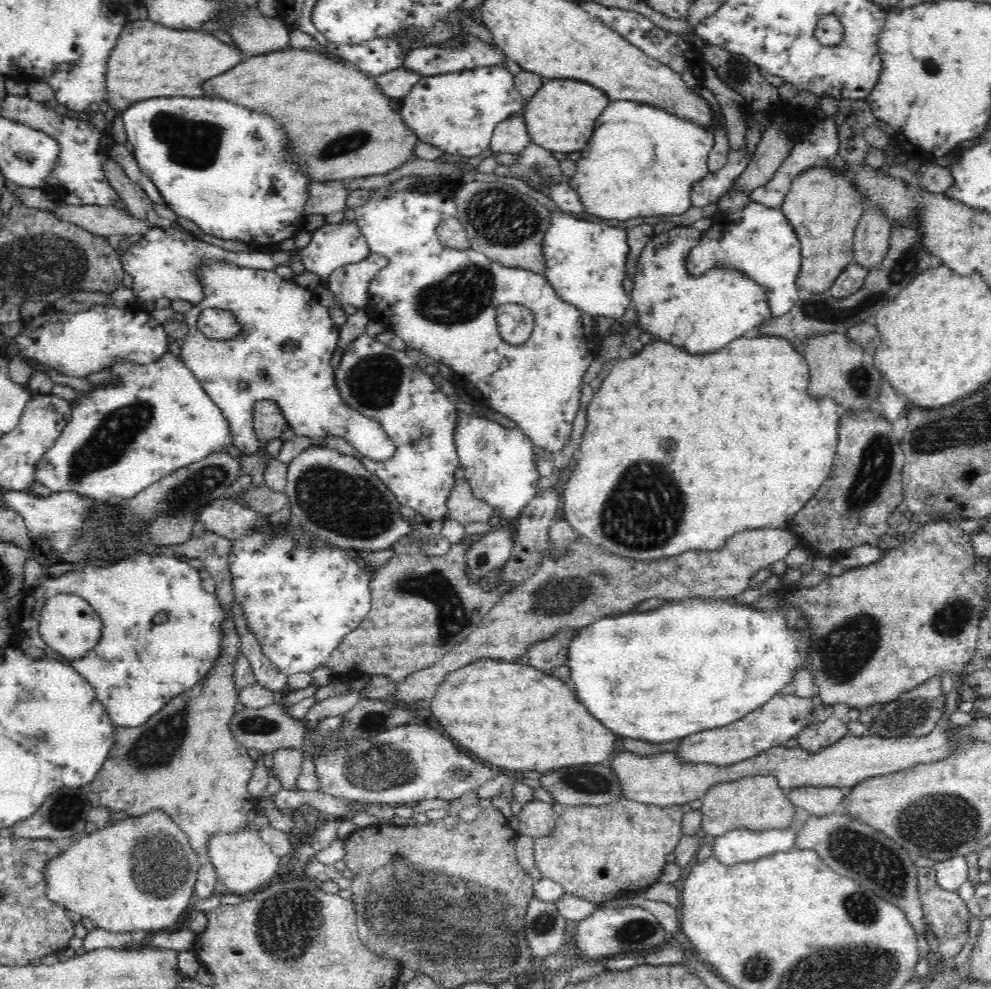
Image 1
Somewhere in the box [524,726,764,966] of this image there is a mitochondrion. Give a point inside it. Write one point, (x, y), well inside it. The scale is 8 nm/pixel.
(581, 780)

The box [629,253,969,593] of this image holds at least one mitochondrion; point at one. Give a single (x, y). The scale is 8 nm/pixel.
(872, 472)

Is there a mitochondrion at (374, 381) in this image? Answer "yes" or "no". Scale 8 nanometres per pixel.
yes

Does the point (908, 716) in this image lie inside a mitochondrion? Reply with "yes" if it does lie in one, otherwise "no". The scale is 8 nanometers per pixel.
yes

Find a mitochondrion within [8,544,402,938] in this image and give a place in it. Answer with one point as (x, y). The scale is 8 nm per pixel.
(154, 866)

